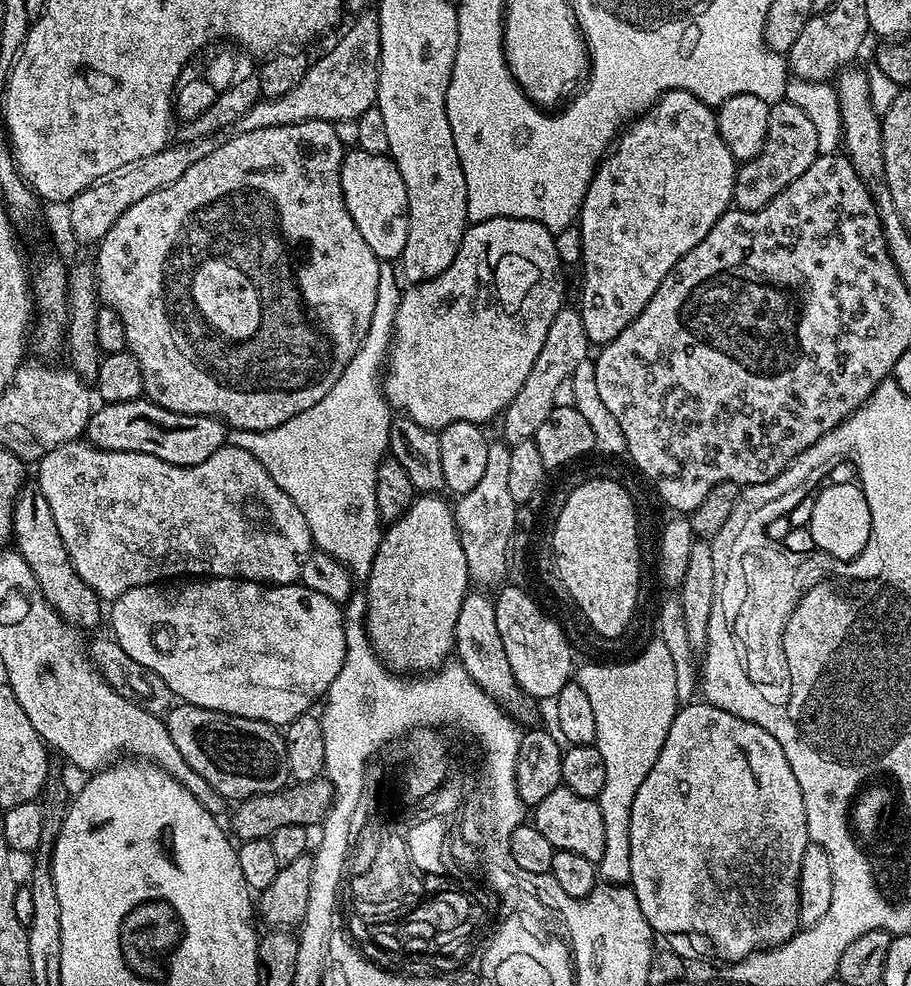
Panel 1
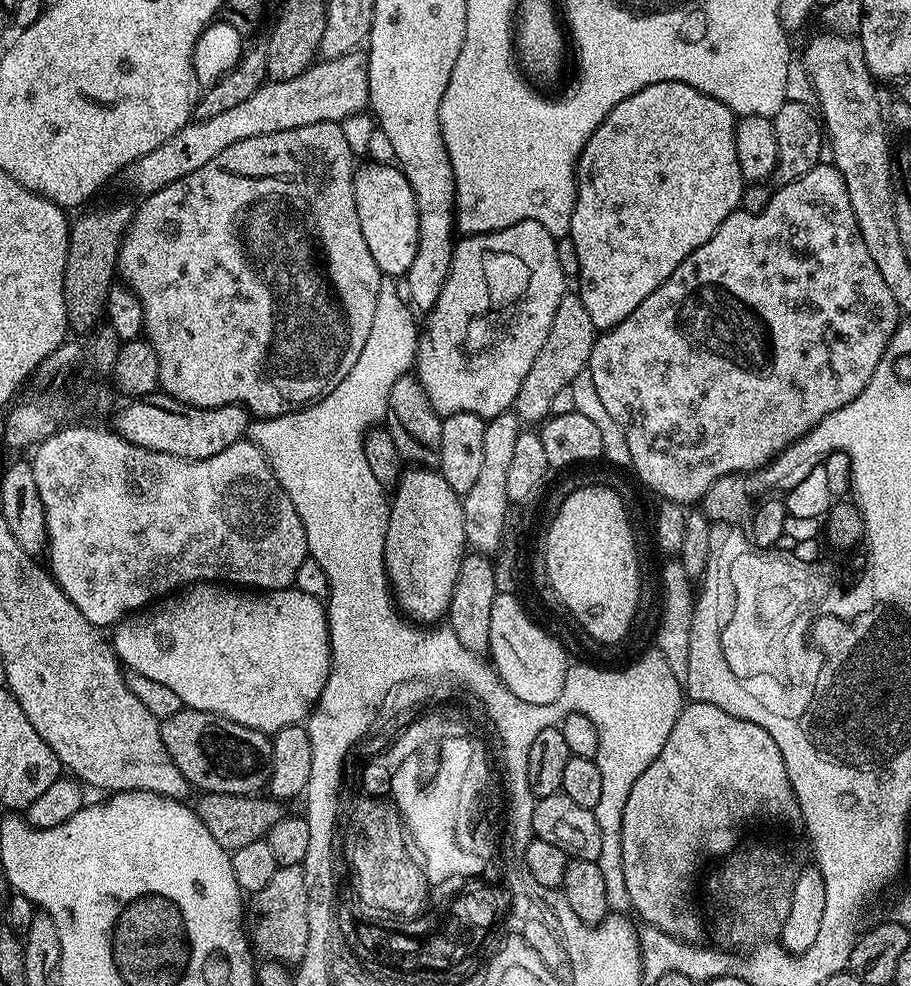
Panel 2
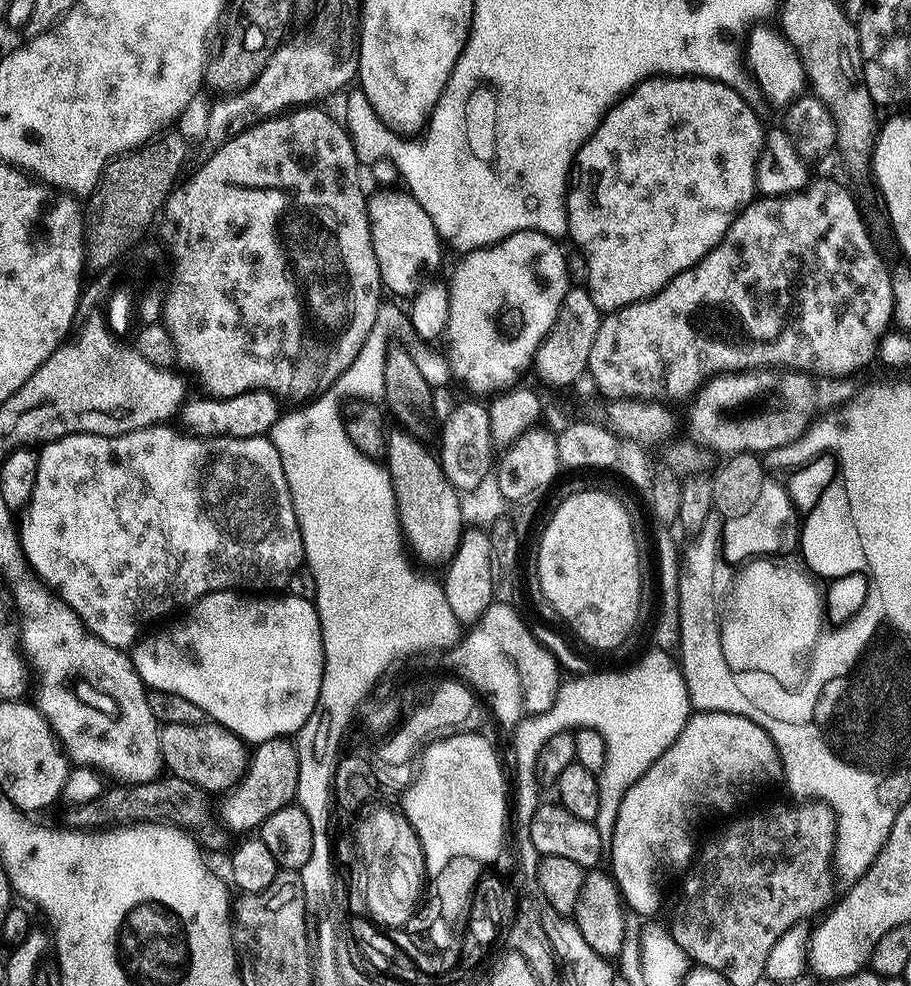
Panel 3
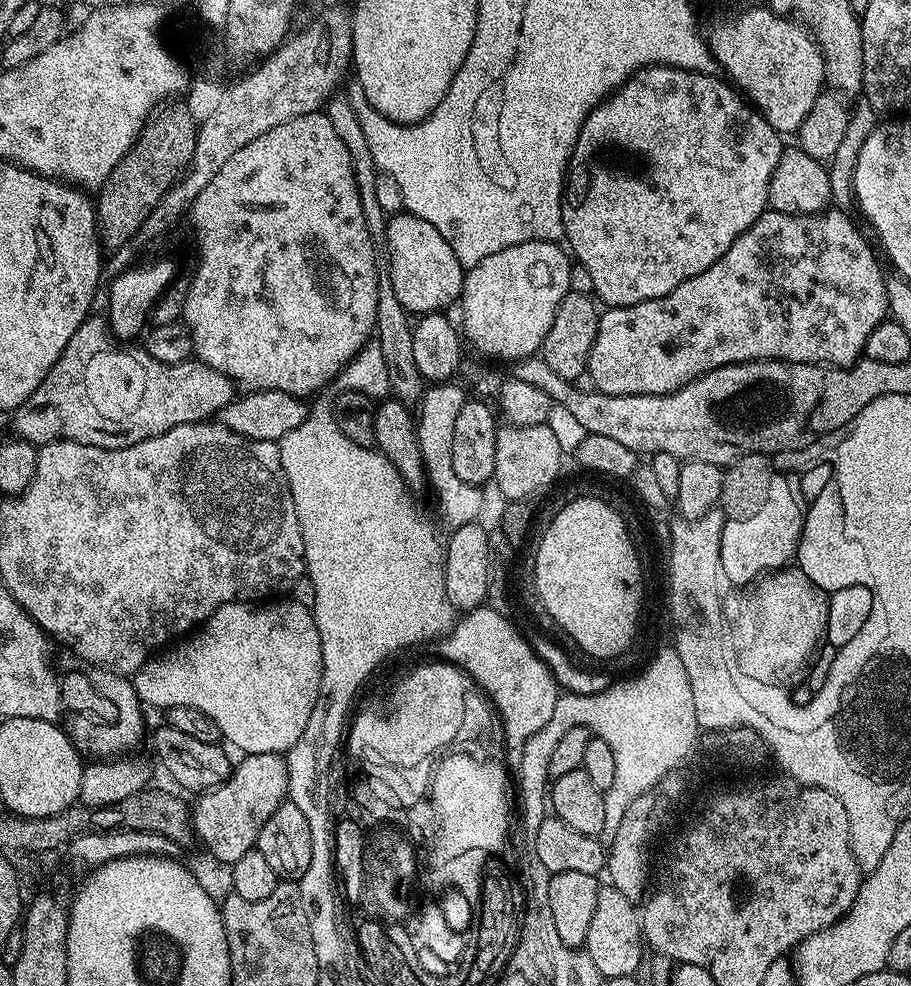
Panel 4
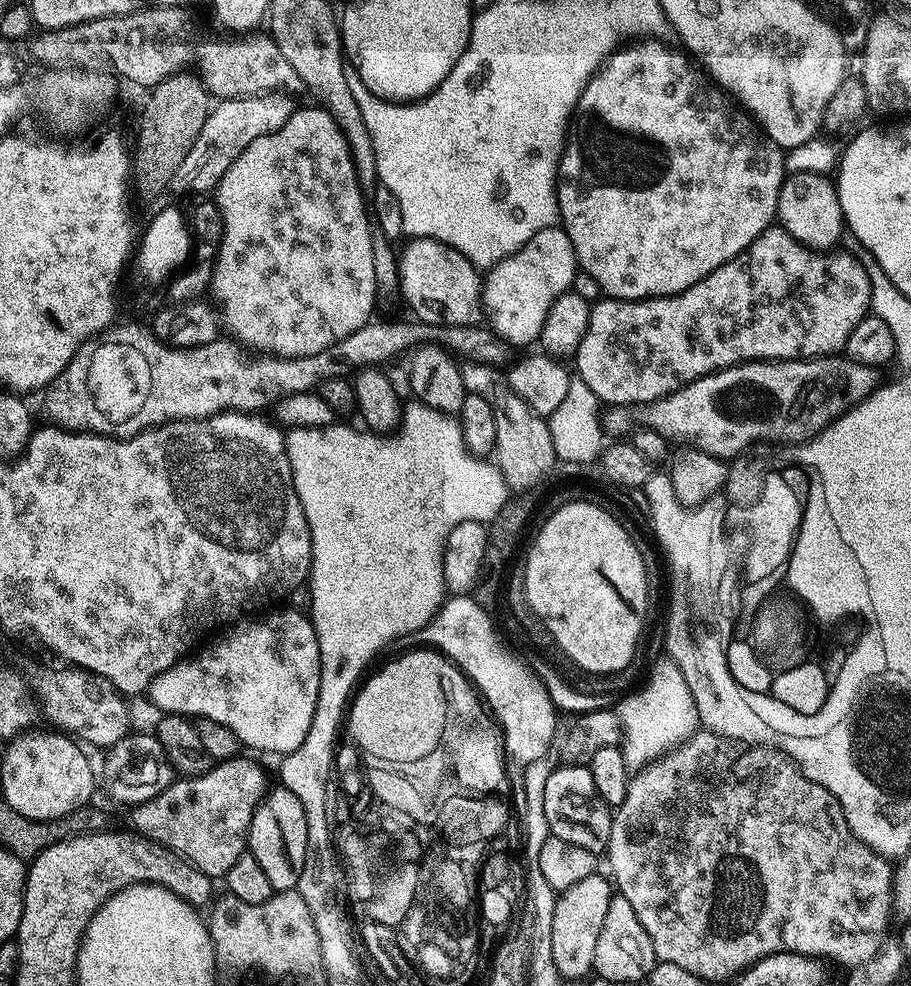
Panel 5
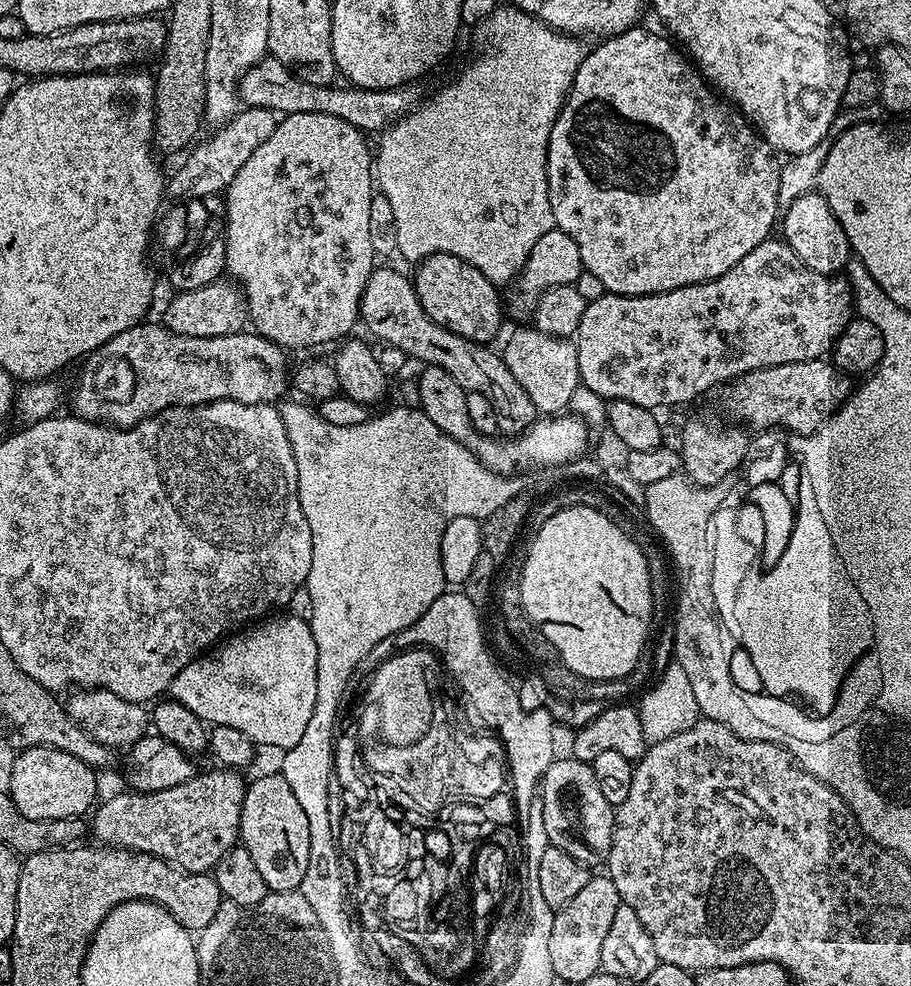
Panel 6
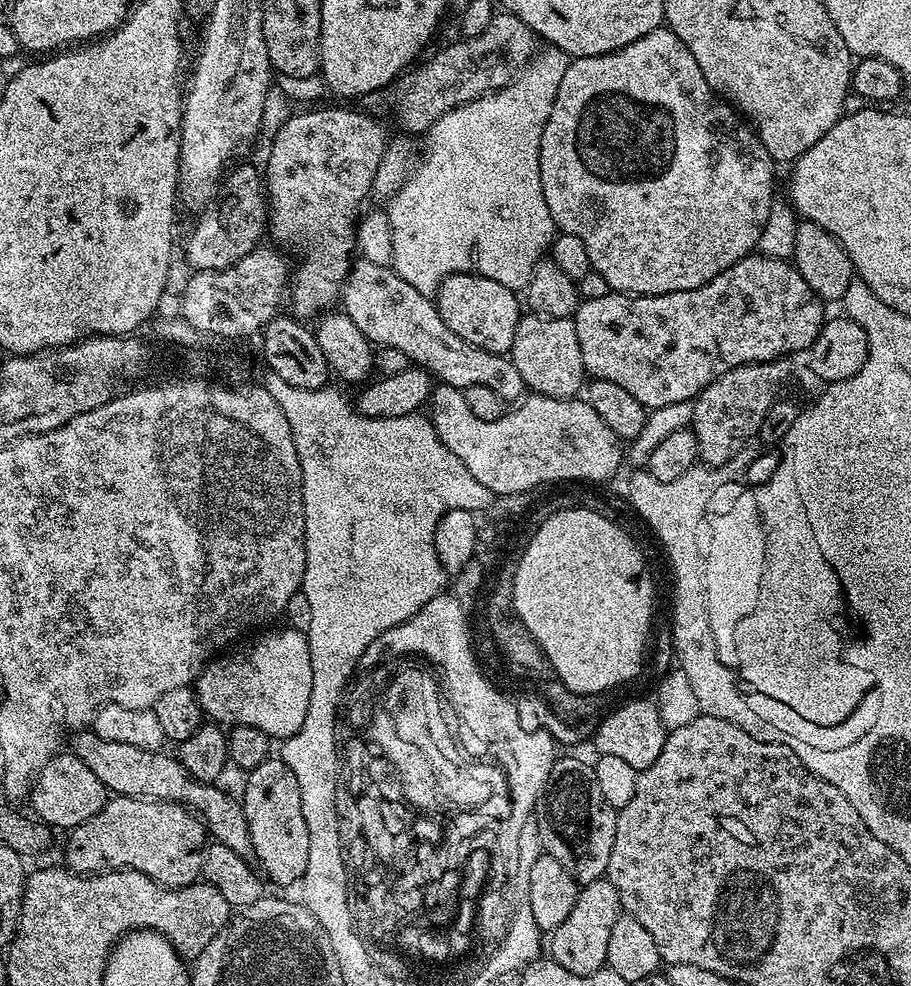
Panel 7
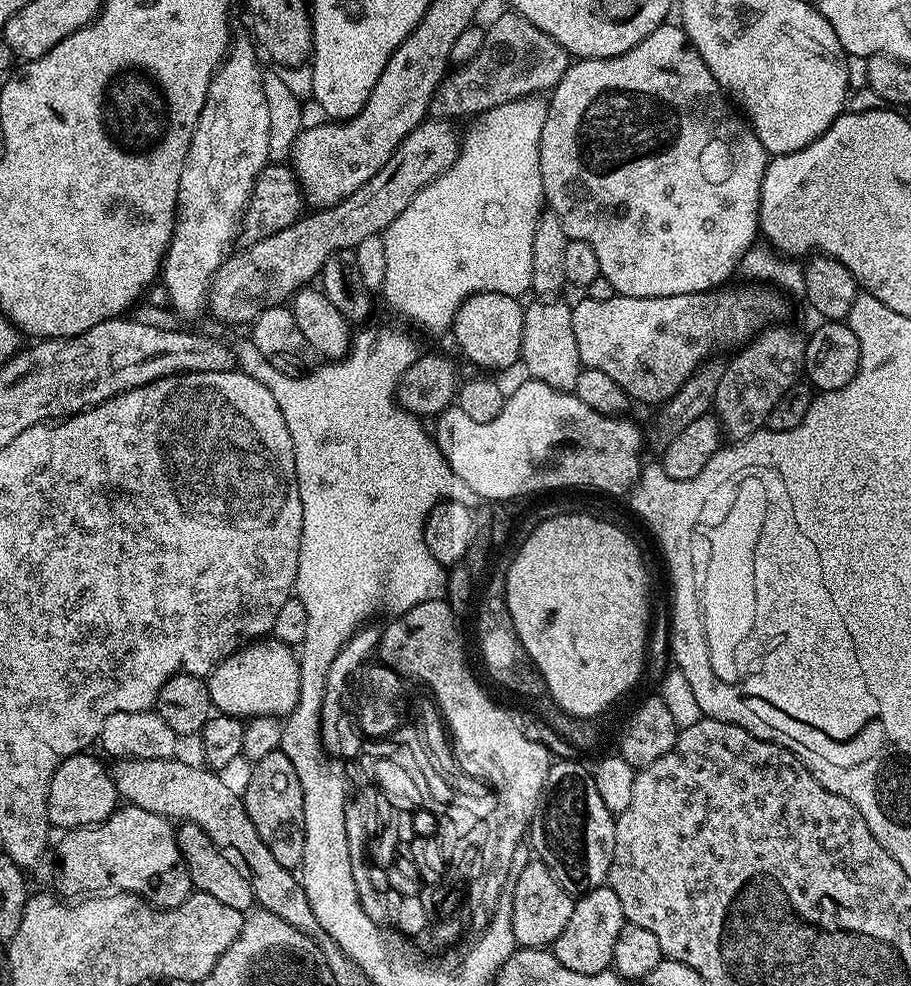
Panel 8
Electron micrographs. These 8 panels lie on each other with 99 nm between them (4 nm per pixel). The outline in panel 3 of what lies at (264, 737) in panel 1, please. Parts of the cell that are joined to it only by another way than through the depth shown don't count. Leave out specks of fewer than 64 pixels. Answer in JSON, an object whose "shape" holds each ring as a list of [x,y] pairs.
{"shape":[[[215,722],[163,725],[158,732],[158,743],[163,767],[171,775],[203,788],[209,794],[224,794],[235,788],[248,769],[249,745]]]}

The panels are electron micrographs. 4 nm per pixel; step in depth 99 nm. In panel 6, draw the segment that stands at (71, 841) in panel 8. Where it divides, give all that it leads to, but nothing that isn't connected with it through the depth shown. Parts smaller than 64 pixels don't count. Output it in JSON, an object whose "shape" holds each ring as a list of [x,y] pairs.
{"shape":[[[201,771],[190,782],[170,786],[170,790],[123,790],[109,800],[101,799],[91,813],[91,835],[93,832],[101,845],[110,848],[130,848],[133,852],[158,856],[182,872],[211,873],[217,862],[237,847],[246,787],[239,771],[216,771],[220,772]]]}

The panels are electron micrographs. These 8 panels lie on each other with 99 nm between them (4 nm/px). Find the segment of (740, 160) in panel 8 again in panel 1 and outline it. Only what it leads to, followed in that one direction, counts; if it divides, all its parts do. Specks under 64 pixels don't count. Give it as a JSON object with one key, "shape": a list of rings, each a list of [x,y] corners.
{"shape":[[[686,90],[664,93],[651,108],[640,113],[627,125],[626,130],[619,133],[614,147],[607,153],[606,158],[596,166],[596,173],[586,190],[586,198],[582,202],[578,217],[578,227],[582,234],[580,264],[582,269],[584,268],[584,281],[580,284],[578,311],[582,318],[582,326],[586,326],[586,338],[589,345],[603,346],[614,338],[618,338],[618,334],[622,334],[622,330],[626,330],[626,326],[630,326],[630,322],[634,322],[634,318],[638,318],[638,314],[642,314],[642,310],[646,310],[646,306],[650,302],[654,290],[658,290],[662,278],[666,278],[666,274],[670,274],[672,267],[686,254],[690,254],[690,250],[694,250],[694,246],[698,246],[698,242],[702,242],[702,238],[706,238],[706,234],[710,234],[714,222],[718,222],[718,218],[722,218],[722,214],[733,207],[732,195],[734,194],[737,167],[737,160],[730,154],[726,142],[722,142],[722,138],[718,134],[718,122],[713,105],[702,102]]]}

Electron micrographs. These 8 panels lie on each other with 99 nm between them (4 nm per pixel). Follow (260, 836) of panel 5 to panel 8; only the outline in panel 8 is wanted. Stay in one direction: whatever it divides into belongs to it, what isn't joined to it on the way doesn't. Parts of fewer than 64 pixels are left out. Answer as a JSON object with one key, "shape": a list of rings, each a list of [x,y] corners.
{"shape":[[[282,751],[266,754],[266,758],[255,761],[251,765],[252,773],[248,776],[248,785],[242,788],[242,799],[246,806],[246,814],[250,814],[250,822],[254,822],[254,830],[258,830],[262,842],[274,859],[282,862],[282,866],[299,869],[306,846],[306,830],[304,829],[304,799],[302,798],[302,782],[294,771],[294,762],[286,758]]]}

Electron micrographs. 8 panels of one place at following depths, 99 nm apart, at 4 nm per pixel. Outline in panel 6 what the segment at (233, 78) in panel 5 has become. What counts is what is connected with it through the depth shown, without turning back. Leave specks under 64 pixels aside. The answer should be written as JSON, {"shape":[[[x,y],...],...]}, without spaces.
{"shape":[[[268,54],[257,64],[250,66],[250,70],[246,70],[246,74],[240,78],[238,91],[241,101],[249,108],[265,108],[281,117],[290,114],[334,114],[334,118],[350,122],[350,126],[365,134],[383,132],[389,124],[395,124],[421,99],[415,83],[406,84],[402,88],[336,87],[306,82]]]}

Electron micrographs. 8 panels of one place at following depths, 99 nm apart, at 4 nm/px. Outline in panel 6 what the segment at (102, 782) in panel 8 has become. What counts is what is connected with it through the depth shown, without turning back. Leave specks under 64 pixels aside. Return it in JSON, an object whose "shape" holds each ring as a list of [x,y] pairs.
{"shape":[[[41,746],[25,748],[17,751],[15,755],[16,761],[8,772],[6,791],[11,796],[14,806],[18,806],[18,810],[22,810],[26,818],[75,820],[83,817],[83,812],[87,813],[97,803],[97,773],[90,766],[86,766],[86,762],[78,762],[74,754]]]}

